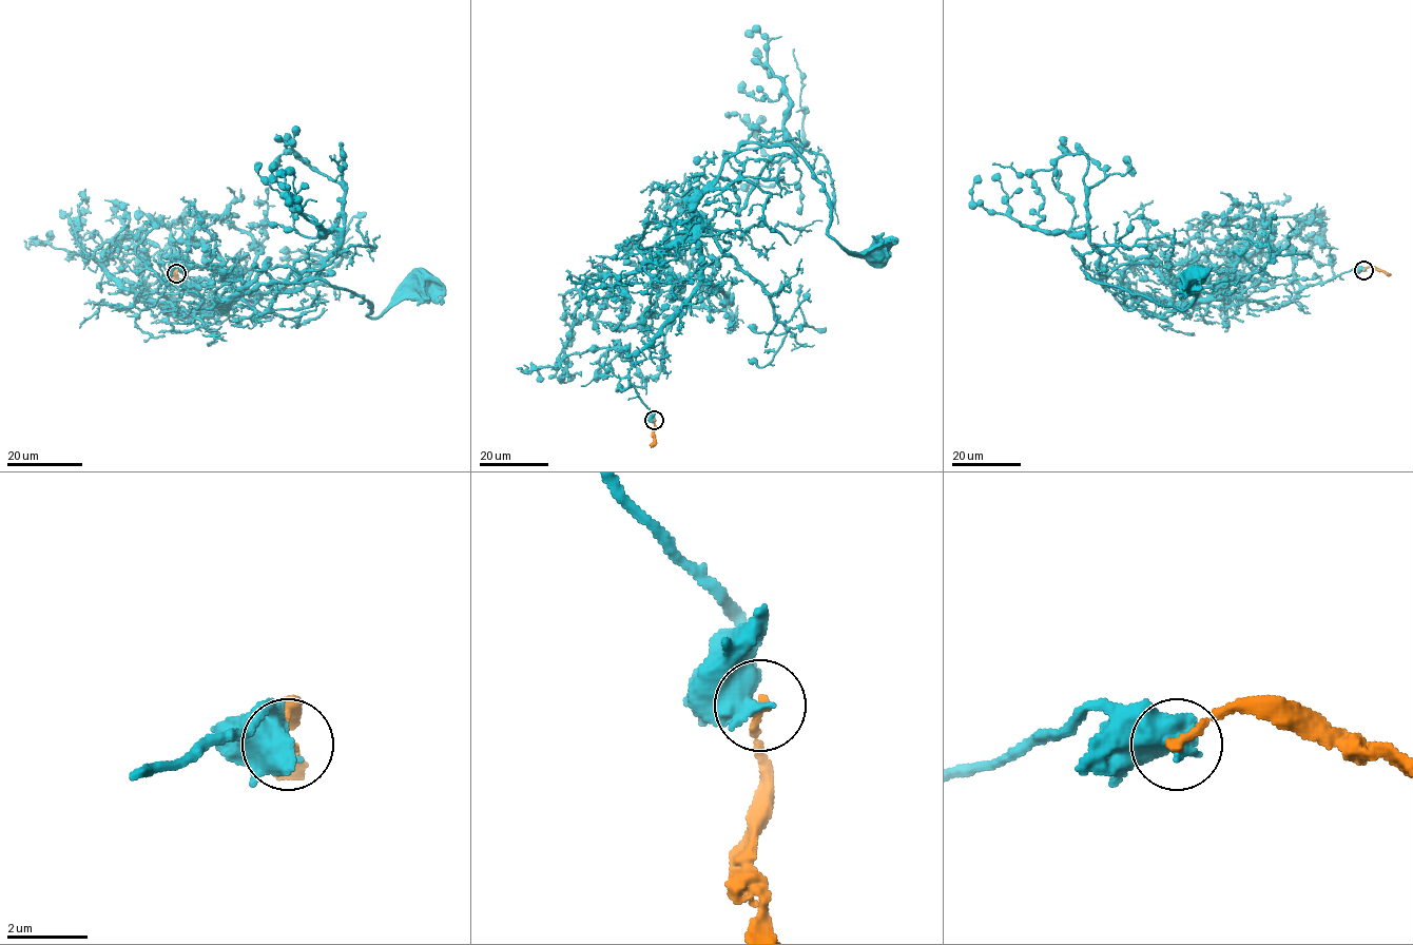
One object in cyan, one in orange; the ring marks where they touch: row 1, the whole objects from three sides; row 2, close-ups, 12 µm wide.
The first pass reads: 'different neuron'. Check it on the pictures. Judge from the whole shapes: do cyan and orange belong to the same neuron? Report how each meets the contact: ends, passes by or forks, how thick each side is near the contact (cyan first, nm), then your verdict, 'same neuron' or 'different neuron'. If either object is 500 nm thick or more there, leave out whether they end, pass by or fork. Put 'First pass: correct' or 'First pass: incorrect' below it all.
600 nm thick on the cyan side, 220 nm on the other; different neuron
First pass: correct

